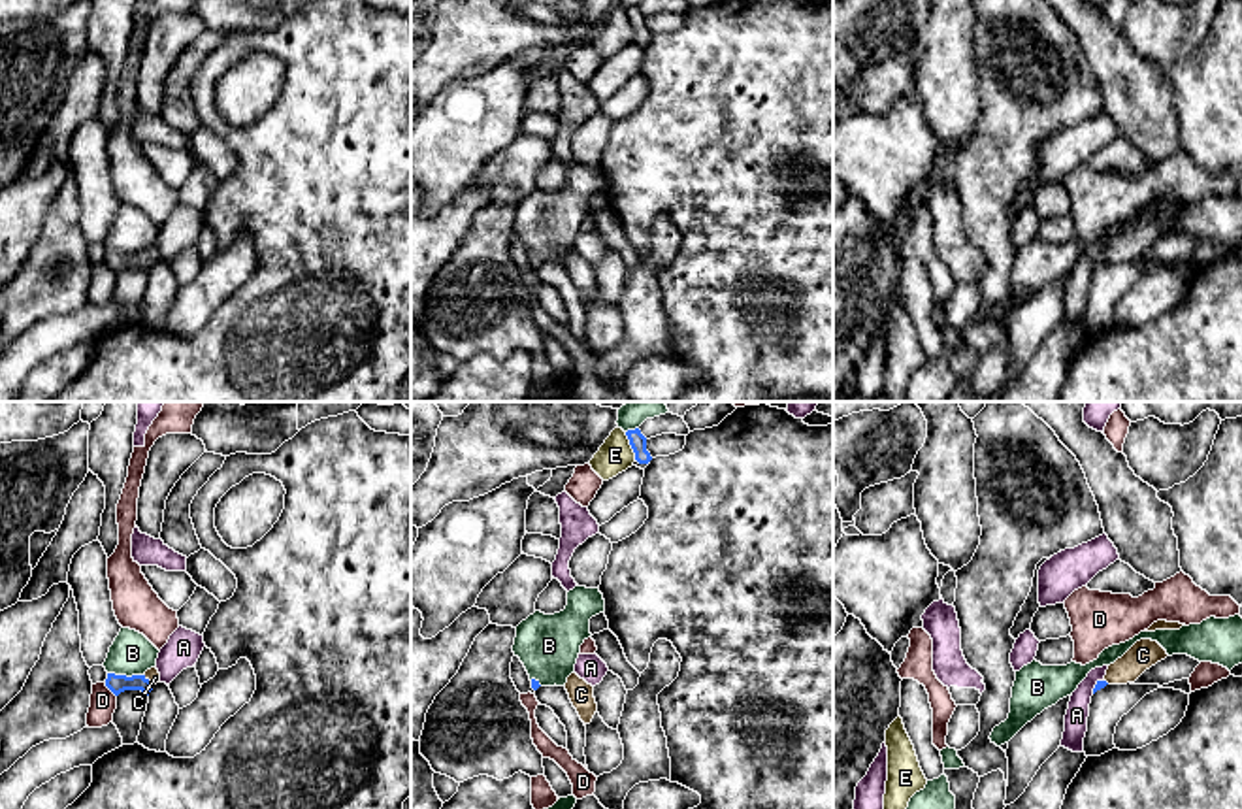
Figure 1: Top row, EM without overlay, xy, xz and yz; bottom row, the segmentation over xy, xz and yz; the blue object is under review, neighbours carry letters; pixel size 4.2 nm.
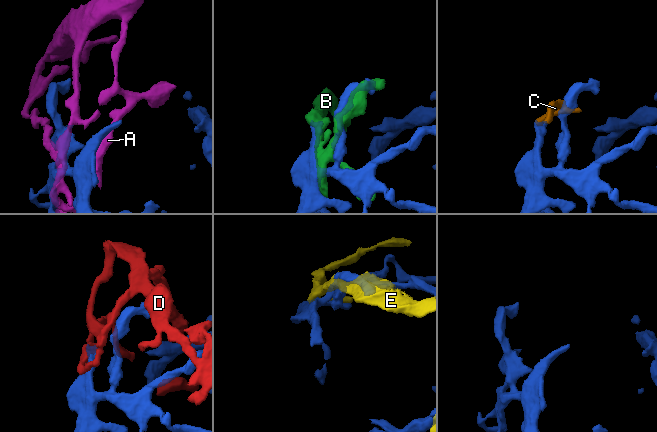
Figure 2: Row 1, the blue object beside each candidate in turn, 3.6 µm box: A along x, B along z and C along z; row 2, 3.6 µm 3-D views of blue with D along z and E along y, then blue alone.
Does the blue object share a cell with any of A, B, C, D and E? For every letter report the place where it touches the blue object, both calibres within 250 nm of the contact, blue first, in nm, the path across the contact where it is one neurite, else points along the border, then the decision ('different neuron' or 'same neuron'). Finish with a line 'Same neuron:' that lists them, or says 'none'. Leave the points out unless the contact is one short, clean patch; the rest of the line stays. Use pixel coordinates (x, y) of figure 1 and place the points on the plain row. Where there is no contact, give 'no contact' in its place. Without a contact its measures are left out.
A: yz (1095, 263) | 40/100 nm | different neuron
B: xy (125, 253) | 80/180 nm | different neuron
C: xy (147, 257) | 80/60 nm | across xy (115, 261), (147, 257), (153, 253) | same neuron
D: xy (110, 266) | 80/110 nm | different neuron
E: xz (630, 21) | 70/150 nm | different neuron
Same neuron: C

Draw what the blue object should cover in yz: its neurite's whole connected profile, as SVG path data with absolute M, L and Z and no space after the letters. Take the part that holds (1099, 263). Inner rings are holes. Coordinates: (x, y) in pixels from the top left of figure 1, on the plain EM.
M1136 219L1121 236L1108 243L1104 256L1097 258L1093 272L1106 262L1135 260L1146 247L1167 234L1167 228L1157 219Z

